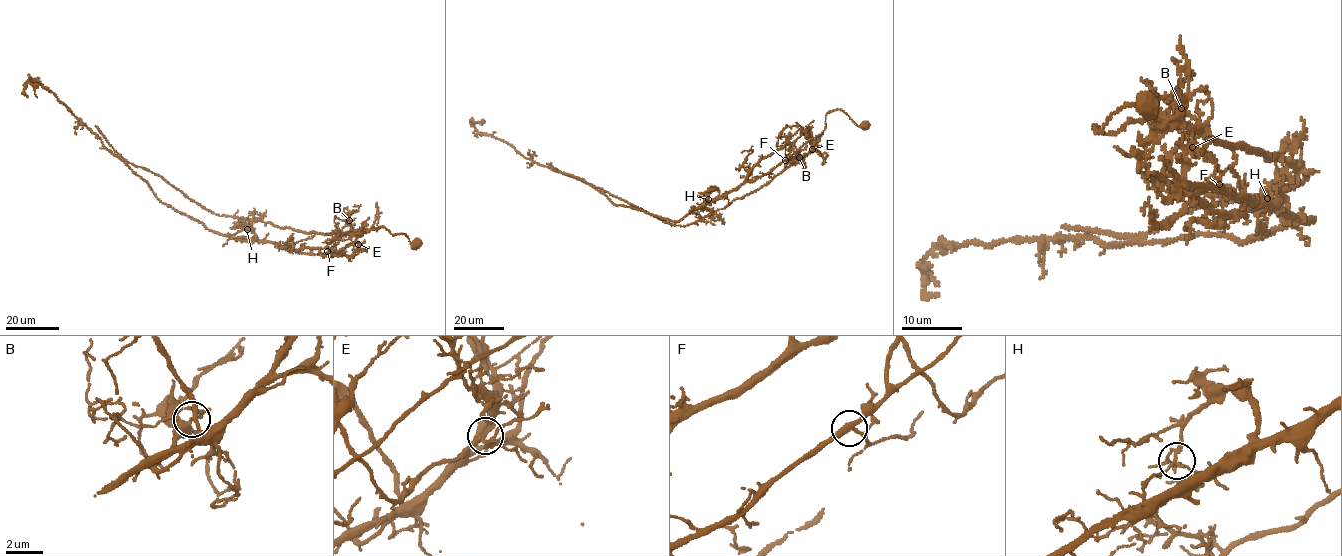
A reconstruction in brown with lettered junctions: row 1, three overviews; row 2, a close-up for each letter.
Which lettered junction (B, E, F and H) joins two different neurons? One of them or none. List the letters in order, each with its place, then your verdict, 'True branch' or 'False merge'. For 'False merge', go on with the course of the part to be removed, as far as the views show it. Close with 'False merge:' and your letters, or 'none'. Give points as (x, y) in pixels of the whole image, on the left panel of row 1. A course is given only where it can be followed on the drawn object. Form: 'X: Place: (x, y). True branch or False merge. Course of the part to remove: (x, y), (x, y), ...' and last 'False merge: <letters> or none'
B: Place: (349, 220). True branch
E: Place: (358, 244). True branch
F: Place: (327, 251). True branch
H: Place: (247, 229). False merge. Course of the part to remove: (247, 228), (257, 239), (208, 230), (161, 203), (144, 180), (106, 149), (53, 93), (31, 78), (37, 97)
False merge: H

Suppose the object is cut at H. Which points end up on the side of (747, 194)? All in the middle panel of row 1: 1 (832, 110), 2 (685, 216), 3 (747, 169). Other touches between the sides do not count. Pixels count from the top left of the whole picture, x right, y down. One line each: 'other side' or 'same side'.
1: same side
2: other side
3: other side

